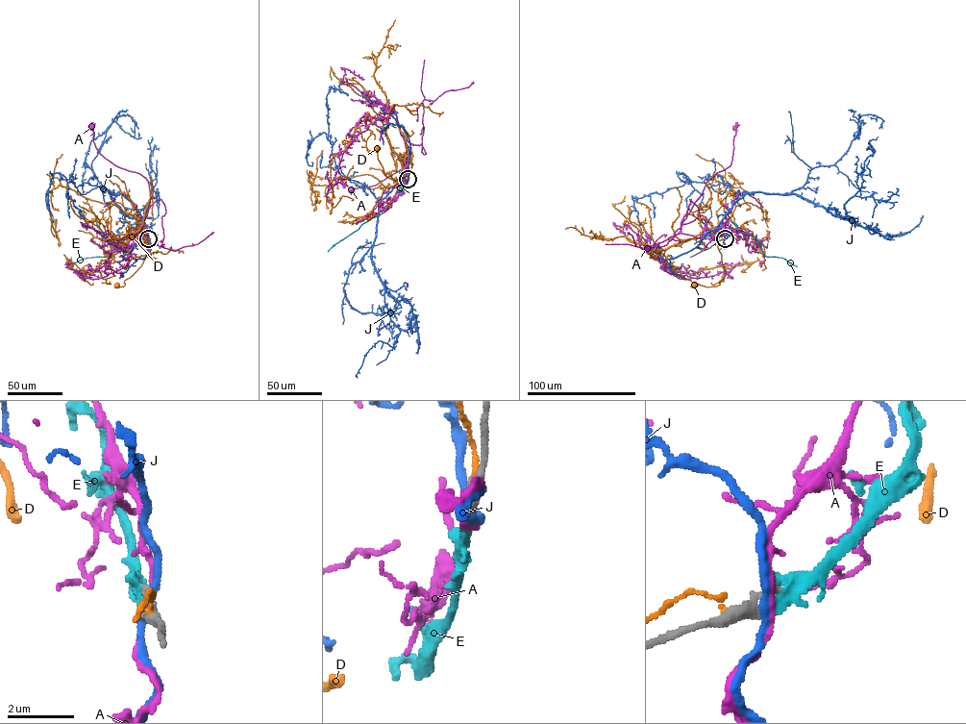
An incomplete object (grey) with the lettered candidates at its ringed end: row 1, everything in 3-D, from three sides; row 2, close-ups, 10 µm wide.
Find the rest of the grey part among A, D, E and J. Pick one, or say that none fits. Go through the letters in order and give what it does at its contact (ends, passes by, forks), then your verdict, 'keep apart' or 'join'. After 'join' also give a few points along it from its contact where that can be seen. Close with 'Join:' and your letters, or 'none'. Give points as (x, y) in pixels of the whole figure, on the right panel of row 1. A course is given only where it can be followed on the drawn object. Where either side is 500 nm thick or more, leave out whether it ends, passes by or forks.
A: it passes by | keep apart
D: it ends | keep apart
E: it ends | join | via (725, 238), (731, 229), (752, 235), (766, 257), (784, 259), (797, 266)
J: it passes by | keep apart
Join: E

